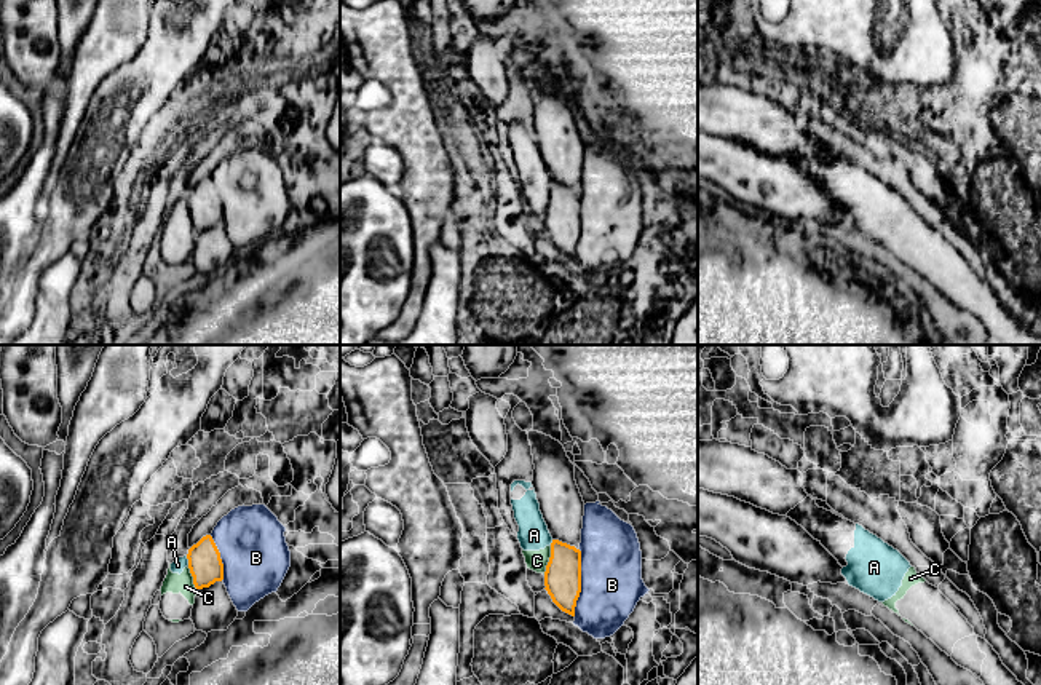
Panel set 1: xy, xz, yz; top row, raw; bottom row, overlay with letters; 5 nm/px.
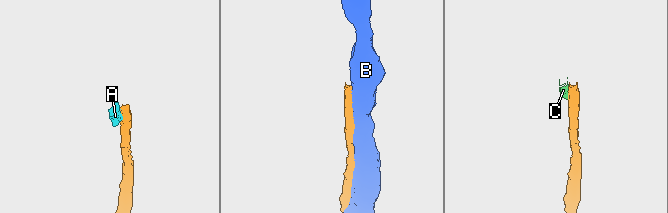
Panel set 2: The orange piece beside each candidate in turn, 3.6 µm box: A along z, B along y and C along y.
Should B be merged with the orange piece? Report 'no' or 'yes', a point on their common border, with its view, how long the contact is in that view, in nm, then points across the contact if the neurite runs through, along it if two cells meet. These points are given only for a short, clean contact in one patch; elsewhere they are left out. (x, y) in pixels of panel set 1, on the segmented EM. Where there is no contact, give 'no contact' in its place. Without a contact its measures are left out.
no; contact xz (580, 583); length 340 nm

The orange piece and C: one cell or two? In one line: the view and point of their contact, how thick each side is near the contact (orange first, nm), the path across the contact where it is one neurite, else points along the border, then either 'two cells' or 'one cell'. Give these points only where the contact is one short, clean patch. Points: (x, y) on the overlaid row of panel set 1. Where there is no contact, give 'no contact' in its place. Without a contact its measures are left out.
contact xz (550, 559); calibres 190 and 110 nm; border xz (551, 545), (551, 554), (543, 574); two cells

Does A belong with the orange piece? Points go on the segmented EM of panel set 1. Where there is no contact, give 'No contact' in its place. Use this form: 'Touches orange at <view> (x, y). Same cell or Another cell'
Touches orange at xy (189, 561). Another cell

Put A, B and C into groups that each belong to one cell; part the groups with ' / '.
A C / B

